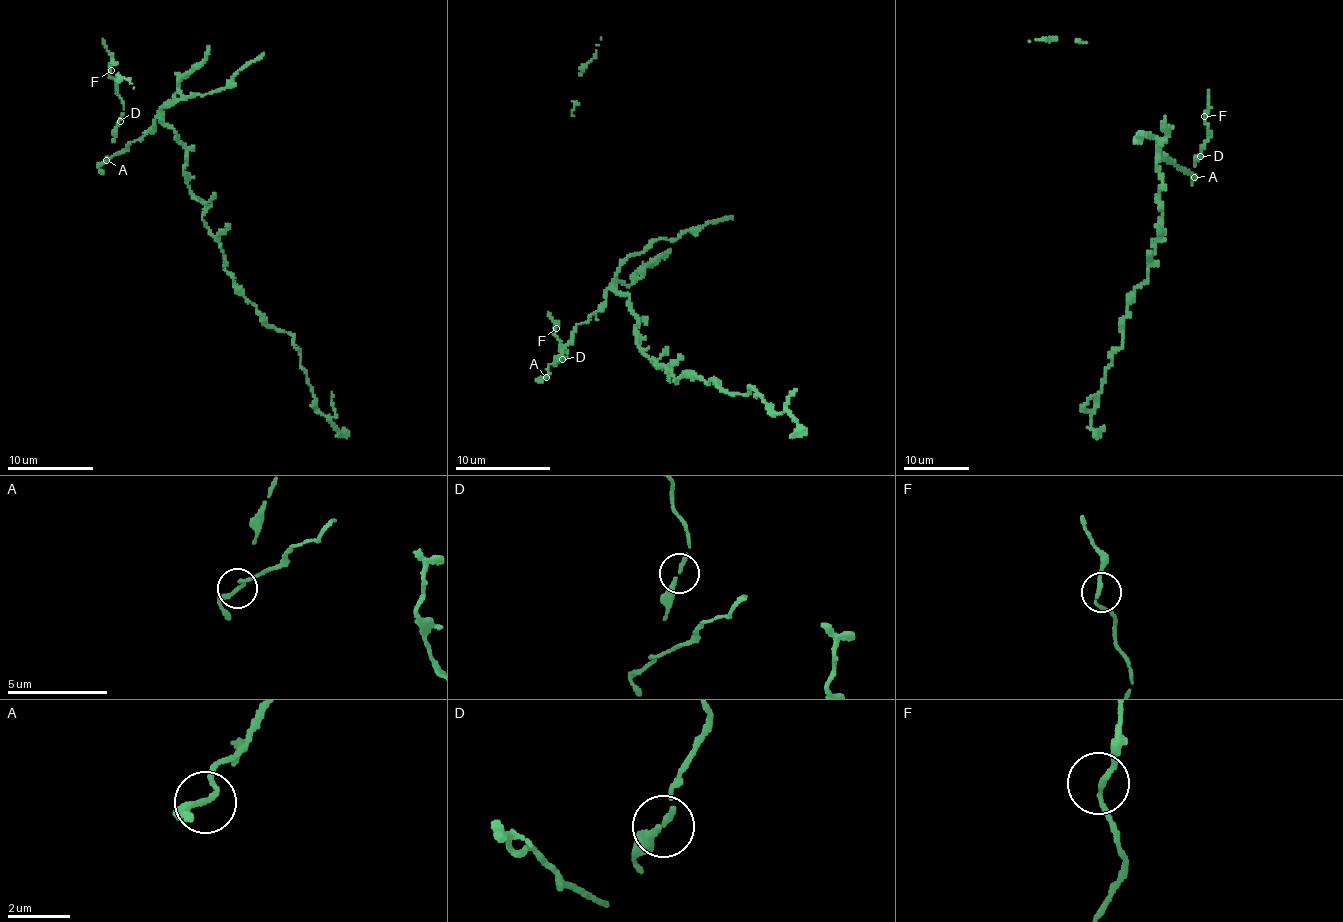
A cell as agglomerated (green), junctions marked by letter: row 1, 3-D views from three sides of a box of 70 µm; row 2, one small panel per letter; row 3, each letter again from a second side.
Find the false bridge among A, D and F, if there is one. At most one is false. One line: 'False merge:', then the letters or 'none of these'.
False merge: A

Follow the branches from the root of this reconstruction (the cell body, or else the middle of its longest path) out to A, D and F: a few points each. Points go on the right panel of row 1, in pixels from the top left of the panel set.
A: (1160, 209), (1162, 176), (1155, 164), (1159, 147), (1159, 153), (1167, 161), (1172, 161), (1177, 169), (1194, 176)
D: (1160, 209), (1158, 149), (1167, 161), (1187, 172), (1200, 156)
F: (1160, 209), (1158, 149), (1167, 161), (1187, 172), (1194, 166), (1194, 158), (1202, 154), (1209, 135), (1204, 116)

